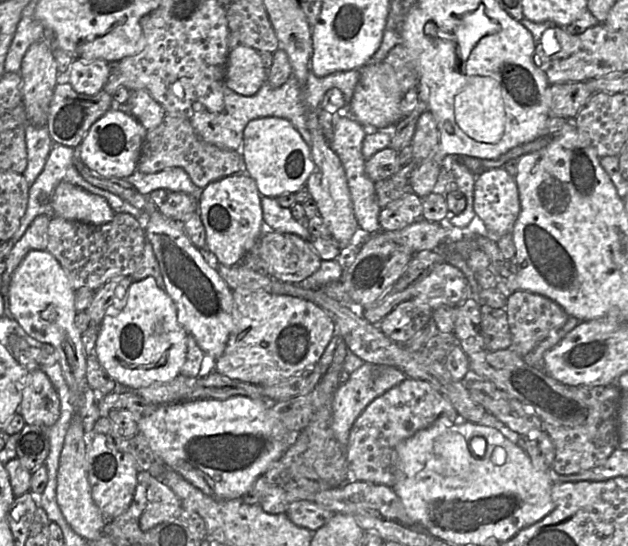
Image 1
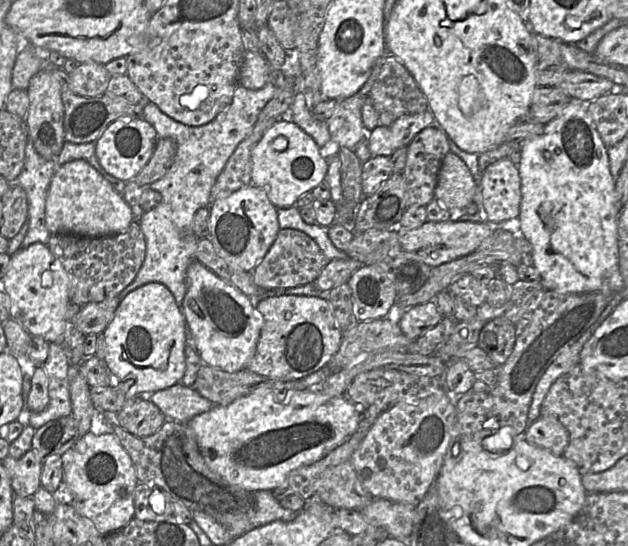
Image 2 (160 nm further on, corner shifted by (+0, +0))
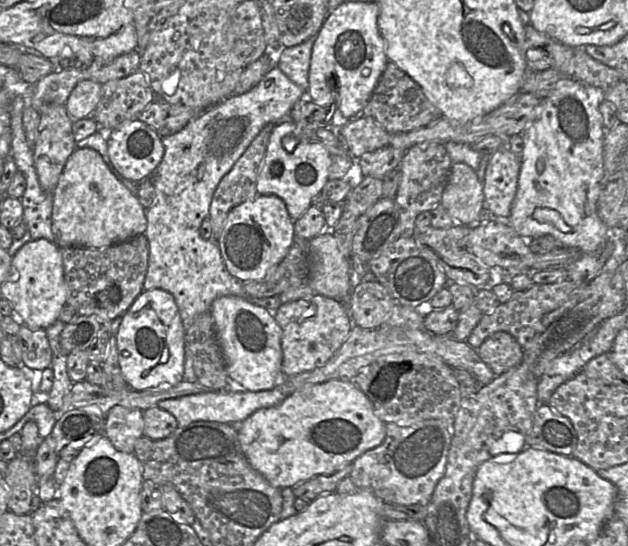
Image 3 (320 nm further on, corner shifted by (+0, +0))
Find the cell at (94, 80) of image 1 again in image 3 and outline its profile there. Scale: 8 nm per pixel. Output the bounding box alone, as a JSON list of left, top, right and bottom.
[65,80,101,123]

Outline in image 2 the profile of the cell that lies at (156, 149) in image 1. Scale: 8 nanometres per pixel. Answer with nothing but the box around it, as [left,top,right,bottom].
[132,138,176,188]

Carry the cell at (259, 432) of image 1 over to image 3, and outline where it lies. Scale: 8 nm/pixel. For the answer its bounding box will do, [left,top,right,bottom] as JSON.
[237,380,385,487]

